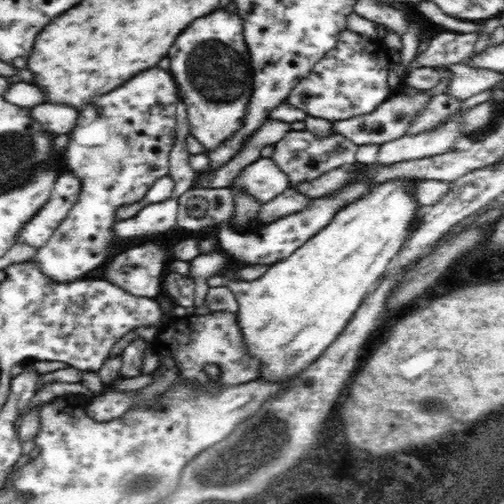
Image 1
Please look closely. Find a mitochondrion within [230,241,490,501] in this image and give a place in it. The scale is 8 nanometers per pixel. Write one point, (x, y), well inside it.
(433, 405)

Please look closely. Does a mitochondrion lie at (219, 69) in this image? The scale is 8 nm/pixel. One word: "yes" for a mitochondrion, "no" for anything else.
yes

